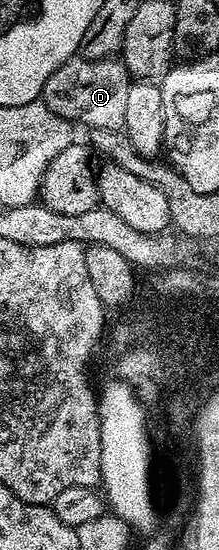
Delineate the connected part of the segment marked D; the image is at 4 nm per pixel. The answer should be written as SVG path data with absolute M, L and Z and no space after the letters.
M74 56L68 58L47 80L41 98L59 116L78 127L89 130L107 128L120 130L123 127L123 115L127 109L127 88L131 81L129 69L116 57L86 58Z

